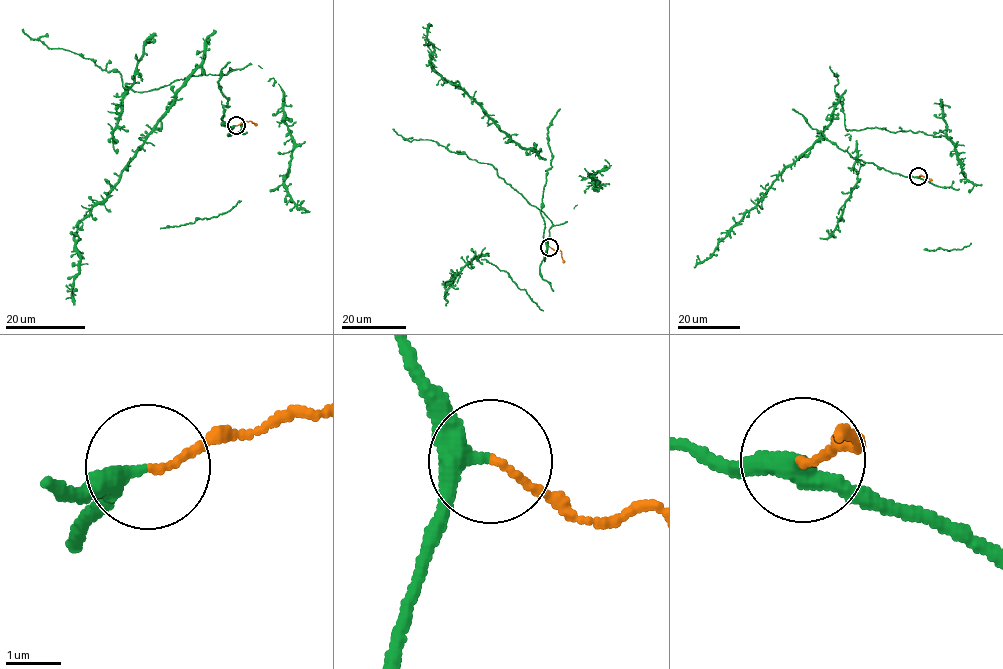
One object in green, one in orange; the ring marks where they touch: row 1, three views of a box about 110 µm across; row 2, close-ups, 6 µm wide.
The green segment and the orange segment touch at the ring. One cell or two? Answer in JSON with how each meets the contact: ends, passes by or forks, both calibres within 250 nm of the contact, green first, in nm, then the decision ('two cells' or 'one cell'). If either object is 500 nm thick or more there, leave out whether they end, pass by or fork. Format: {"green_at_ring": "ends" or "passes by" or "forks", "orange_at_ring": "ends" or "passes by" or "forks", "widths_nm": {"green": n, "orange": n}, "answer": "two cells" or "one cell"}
{"green_at_ring": "passes by", "orange_at_ring": "ends", "widths_nm": {"green": 300, "orange": 120}, "answer": "one cell"}

